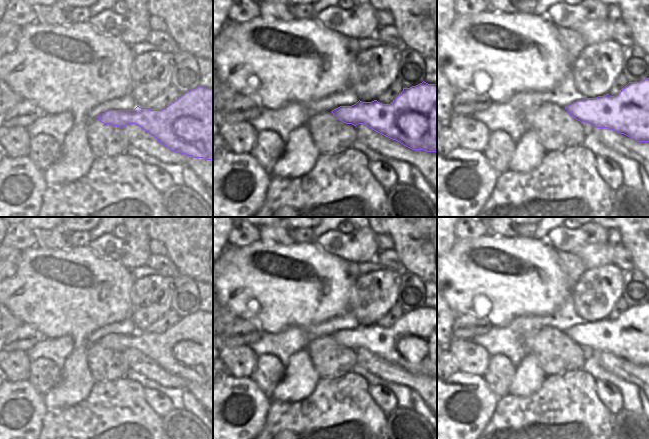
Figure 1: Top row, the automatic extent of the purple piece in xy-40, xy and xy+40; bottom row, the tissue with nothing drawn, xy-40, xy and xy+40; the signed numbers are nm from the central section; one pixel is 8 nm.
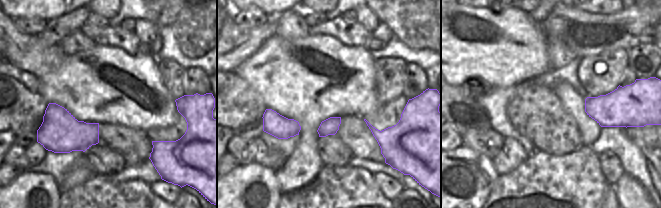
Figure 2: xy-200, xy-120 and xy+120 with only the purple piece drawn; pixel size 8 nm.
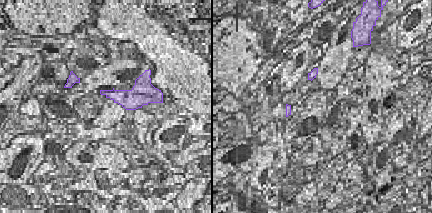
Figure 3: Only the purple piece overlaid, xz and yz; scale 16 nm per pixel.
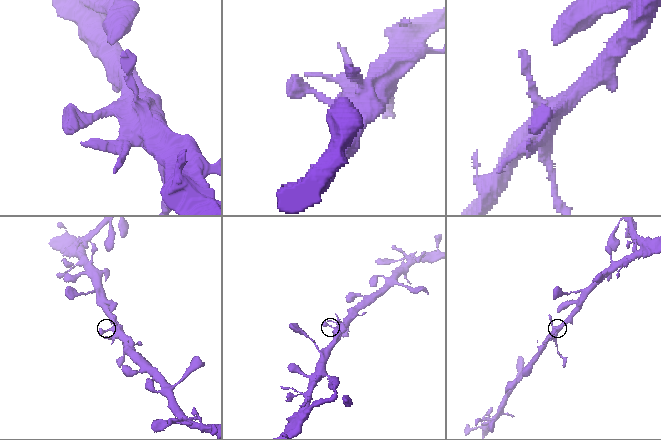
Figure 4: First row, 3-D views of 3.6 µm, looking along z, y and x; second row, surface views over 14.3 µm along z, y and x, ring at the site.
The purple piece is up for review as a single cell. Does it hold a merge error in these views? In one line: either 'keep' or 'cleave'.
keep

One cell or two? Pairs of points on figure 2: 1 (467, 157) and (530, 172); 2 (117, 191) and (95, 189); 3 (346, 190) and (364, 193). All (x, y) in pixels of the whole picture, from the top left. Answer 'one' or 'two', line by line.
1: two
2: one
3: one

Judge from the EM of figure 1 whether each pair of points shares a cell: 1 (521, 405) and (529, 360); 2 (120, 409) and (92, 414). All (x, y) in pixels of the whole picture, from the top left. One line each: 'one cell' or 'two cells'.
1: two cells
2: one cell

